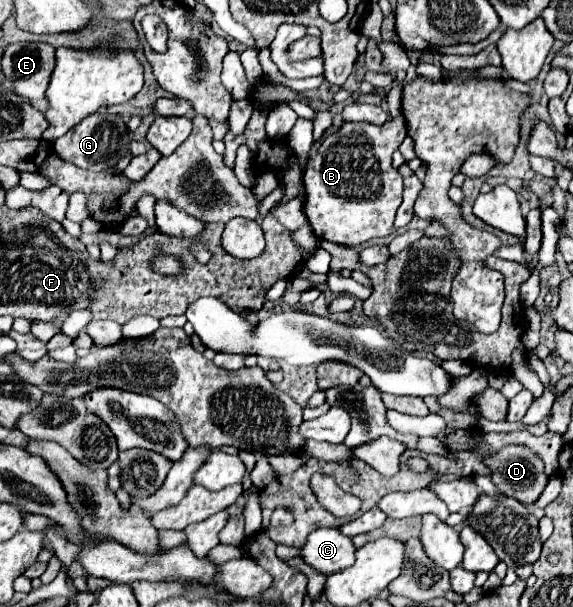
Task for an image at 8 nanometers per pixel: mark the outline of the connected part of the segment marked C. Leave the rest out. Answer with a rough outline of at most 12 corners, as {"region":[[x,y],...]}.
{"region":[[337,528],[309,534],[299,556],[329,576],[355,562]]}

